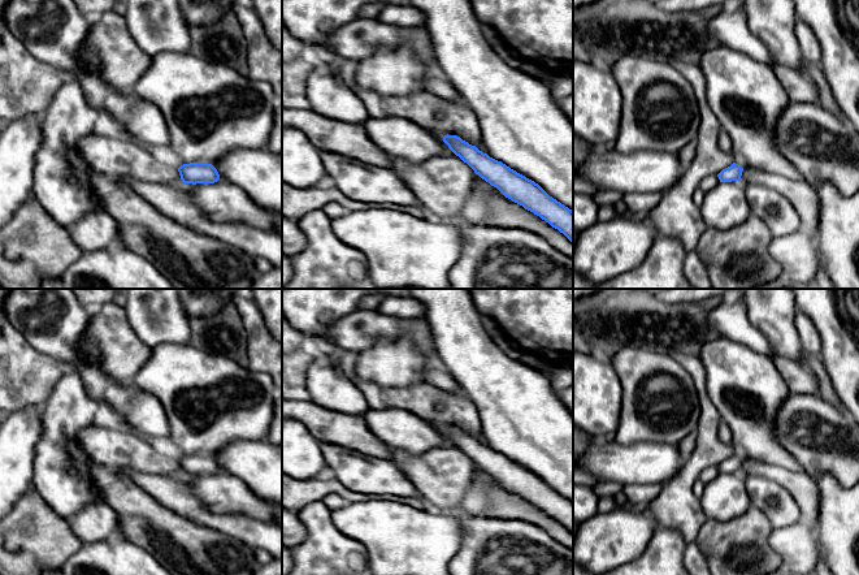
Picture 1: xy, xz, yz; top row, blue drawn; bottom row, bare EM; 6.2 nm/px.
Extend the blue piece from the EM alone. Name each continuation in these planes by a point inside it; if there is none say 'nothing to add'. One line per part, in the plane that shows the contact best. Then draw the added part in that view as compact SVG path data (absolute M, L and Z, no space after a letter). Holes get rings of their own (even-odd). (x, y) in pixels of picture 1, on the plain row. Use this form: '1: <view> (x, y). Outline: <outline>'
nothing to add

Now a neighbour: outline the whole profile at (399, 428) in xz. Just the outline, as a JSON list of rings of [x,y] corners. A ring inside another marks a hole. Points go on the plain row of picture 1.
[[[399,407],[369,408],[361,416],[369,429],[390,448],[411,454],[454,445],[425,419]]]

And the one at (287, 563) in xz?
[[[282,544],[282,575],[287,575],[294,567],[291,548]]]

